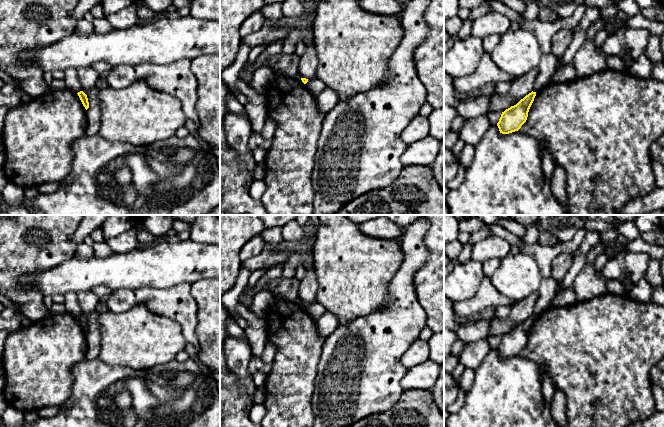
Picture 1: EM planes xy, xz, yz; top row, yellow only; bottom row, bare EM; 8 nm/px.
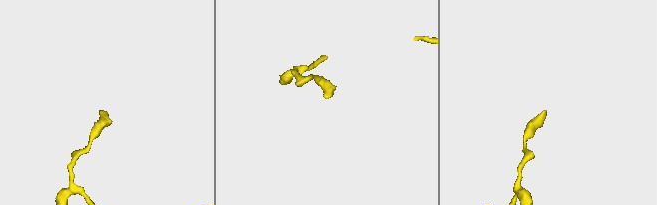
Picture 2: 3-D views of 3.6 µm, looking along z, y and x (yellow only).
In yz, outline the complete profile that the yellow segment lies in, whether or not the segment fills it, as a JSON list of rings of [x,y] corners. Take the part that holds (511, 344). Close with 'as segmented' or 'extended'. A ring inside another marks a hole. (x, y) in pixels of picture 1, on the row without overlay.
[[[531,316],[521,323],[516,329],[502,336],[497,350],[500,357],[509,358],[518,355],[526,346],[529,333],[534,325],[536,316]]]; as segmented

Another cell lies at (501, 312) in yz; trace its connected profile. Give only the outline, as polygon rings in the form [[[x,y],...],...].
[[[498,306],[494,308],[494,316],[498,319],[505,319],[512,310],[512,306]]]

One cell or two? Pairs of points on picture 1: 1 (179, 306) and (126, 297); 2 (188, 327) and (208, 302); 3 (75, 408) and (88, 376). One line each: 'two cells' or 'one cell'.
1: one cell
2: two cells
3: one cell

